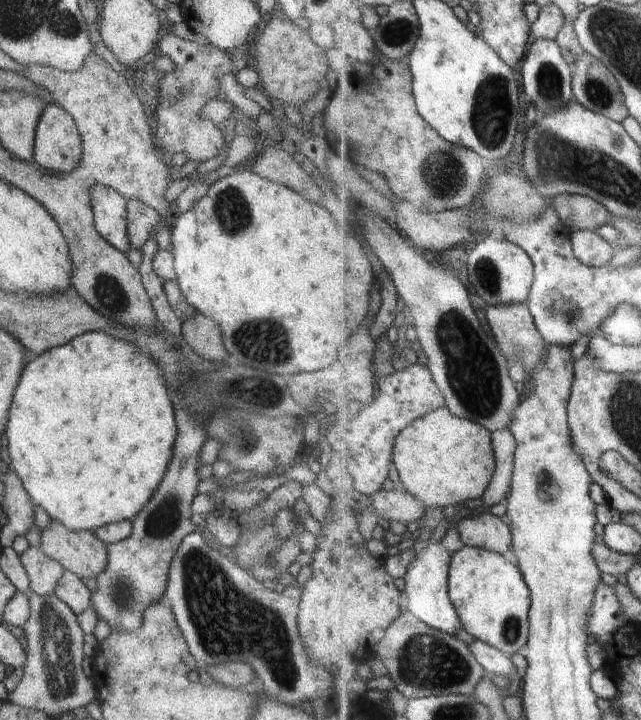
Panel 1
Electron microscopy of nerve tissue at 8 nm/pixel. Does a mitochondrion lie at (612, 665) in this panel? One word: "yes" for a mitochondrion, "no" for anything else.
no

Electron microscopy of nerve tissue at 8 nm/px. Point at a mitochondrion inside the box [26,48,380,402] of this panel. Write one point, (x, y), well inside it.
(254, 342)

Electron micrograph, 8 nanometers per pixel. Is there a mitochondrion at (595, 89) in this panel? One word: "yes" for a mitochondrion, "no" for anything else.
yes

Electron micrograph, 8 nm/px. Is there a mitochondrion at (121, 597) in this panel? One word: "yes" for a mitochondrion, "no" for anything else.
yes

